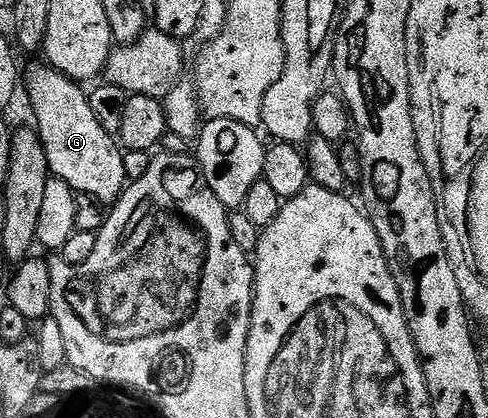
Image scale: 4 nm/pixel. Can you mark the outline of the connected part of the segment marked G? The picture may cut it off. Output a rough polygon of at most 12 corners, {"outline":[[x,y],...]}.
{"outline":[[23,71],[52,178],[102,205],[127,186],[118,140],[86,88]]}

